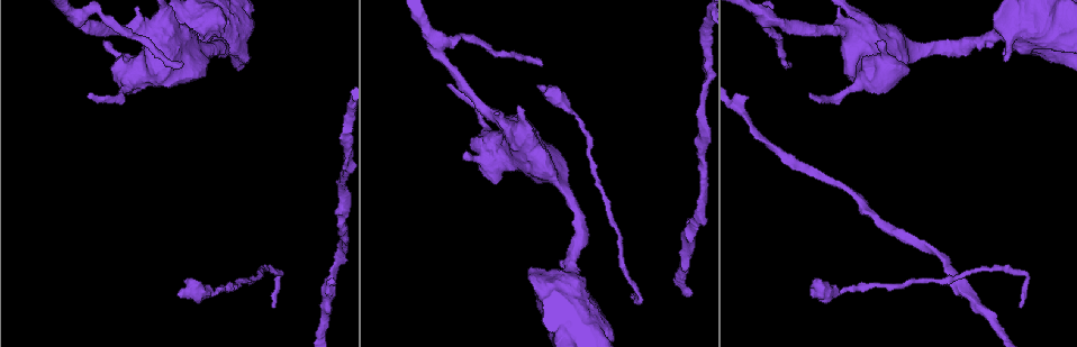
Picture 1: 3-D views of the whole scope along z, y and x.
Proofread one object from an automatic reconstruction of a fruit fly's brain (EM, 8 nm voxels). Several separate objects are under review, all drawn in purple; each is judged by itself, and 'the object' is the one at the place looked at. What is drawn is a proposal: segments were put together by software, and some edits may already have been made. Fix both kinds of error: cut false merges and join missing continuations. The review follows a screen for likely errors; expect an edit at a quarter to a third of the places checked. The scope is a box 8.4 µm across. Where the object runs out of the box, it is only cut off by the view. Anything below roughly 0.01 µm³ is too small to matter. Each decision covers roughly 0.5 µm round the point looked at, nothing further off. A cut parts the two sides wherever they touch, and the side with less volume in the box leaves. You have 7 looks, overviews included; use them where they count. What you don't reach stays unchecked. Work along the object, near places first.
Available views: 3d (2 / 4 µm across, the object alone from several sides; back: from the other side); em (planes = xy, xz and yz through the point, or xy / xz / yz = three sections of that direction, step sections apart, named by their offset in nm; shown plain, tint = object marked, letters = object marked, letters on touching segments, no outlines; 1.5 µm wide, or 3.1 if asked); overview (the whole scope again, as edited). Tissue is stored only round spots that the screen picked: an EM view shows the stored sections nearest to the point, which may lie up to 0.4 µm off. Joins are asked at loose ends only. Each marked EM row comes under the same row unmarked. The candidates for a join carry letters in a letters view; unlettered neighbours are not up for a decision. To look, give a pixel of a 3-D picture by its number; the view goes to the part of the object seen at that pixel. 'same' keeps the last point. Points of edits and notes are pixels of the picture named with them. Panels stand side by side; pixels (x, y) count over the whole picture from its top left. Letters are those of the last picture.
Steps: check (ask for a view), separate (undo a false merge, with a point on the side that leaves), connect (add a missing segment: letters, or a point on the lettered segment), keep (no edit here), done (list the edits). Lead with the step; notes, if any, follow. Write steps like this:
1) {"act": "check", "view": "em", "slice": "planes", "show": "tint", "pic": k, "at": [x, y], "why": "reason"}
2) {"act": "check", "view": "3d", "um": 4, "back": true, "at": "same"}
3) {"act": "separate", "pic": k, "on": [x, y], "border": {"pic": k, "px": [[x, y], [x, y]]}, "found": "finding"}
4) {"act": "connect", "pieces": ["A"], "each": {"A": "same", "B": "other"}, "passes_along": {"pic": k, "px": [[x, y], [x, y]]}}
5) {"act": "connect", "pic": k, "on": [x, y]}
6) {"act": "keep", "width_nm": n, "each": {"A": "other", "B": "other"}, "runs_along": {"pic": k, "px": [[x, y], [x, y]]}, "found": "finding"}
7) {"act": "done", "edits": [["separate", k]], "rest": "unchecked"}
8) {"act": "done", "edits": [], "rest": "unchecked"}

{"act": "check", "view": "em", "slice": "planes", "show": "letters", "pic": 1, "at": [810, 94], "why": "branch stops here"}

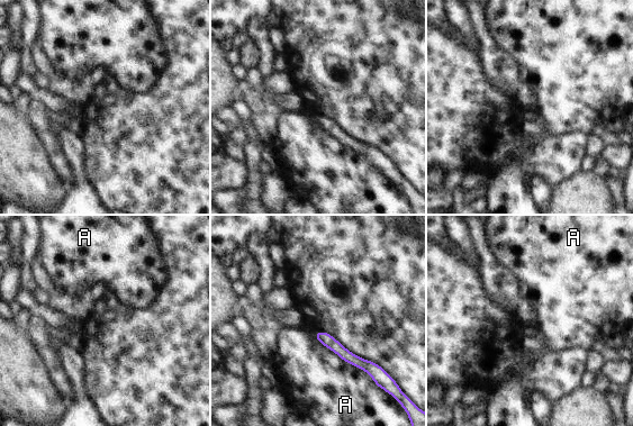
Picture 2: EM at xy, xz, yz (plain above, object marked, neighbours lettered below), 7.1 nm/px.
{"act": "keep", "each": {"A": "other"}, "found": "none of them fits"}

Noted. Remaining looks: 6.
{"act": "check", "view": "3d", "um": 2, "pic": 1, "at": [77, 17], "why": "three-way junction"}

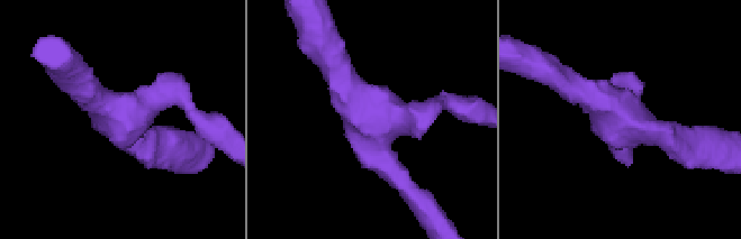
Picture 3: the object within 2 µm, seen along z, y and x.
{"act": "check", "view": "em", "slice": "planes", "show": "letters", "pic": 3, "at": [623, 121], "arms": 3, "arm_widths_nm": [170, 220, 240], "why": "need the tissue"}

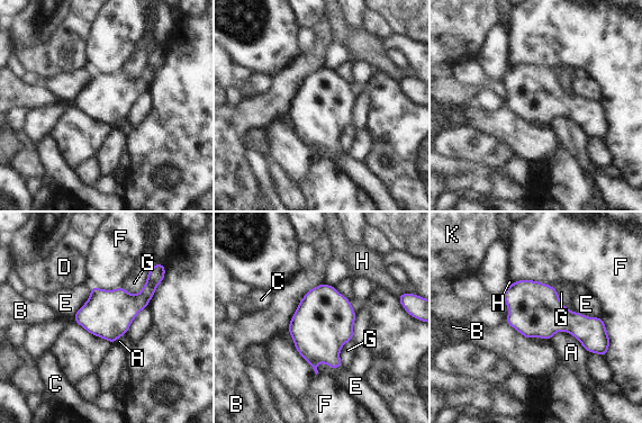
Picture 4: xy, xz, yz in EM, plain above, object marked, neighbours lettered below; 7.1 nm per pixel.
{"act": "keep", "longest_contact_nm": ["B", 420], "each": {"A": "other", "B": "other", "C": "other", "D": "other", "E": "other", "F": "other", "G": "other", "H": "other", "K": "other"}, "border": {"pic": 4, "px": [[323, 282], [306, 293], [287, 327]]}, "found": "all the same cell"}

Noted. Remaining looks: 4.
{"act": "check", "view": "3d", "um": 4, "pic": 1, "at": [181, 61], "why": "an open end"}

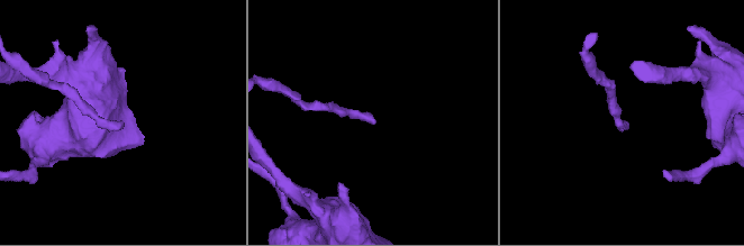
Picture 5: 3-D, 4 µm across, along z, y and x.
{"act": "check", "view": "em", "slice": "planes", "show": "letters", "pic": 5, "at": [374, 124], "why": "now the EM"}

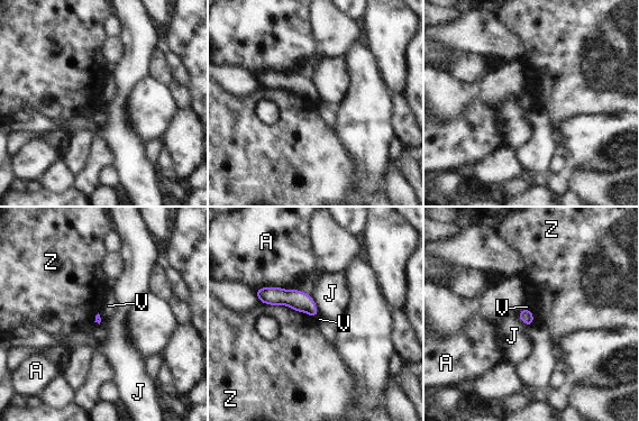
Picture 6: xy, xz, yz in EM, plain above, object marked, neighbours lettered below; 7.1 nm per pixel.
{"act": "keep", "each": {"A": "other", "J": "other", "V": "other", "Z": "other"}, "runs_along": {"pic": 6, "px": [[258, 291], [295, 299], [315, 312]]}, "found": "no lettered segment goes on from it"}

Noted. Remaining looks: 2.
{"act": "done", "edits": [], "rest": "unchecked"}

